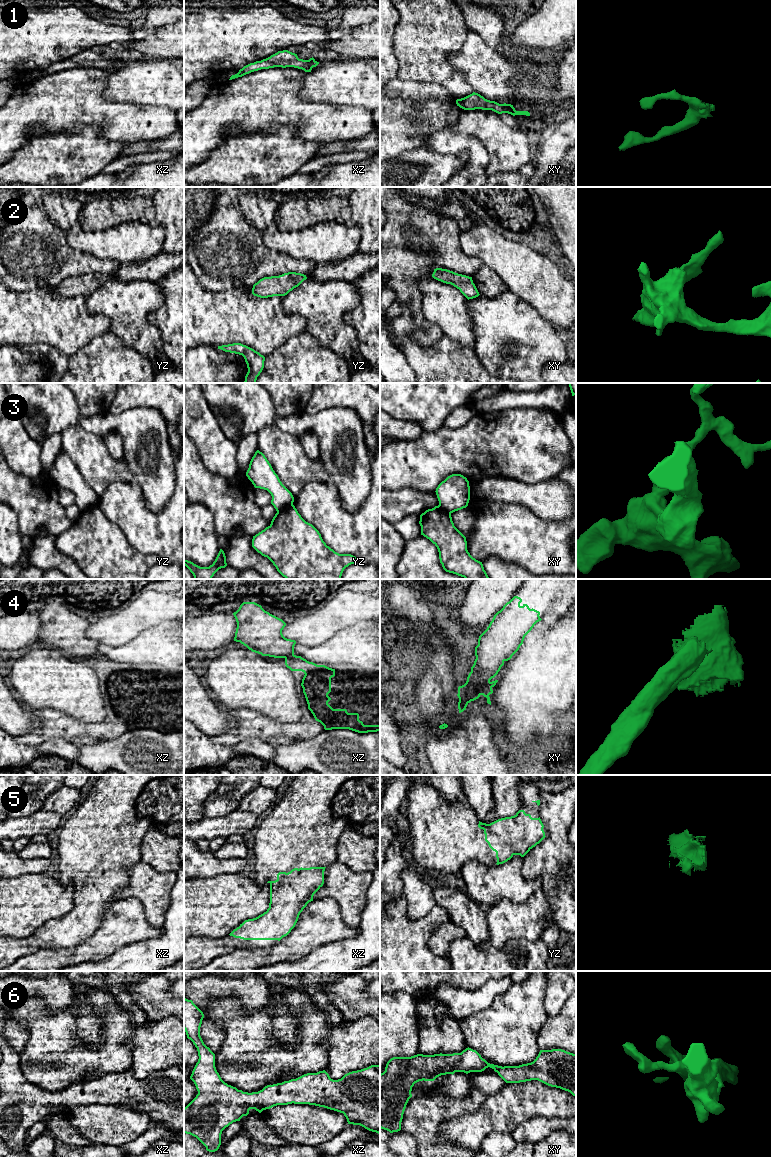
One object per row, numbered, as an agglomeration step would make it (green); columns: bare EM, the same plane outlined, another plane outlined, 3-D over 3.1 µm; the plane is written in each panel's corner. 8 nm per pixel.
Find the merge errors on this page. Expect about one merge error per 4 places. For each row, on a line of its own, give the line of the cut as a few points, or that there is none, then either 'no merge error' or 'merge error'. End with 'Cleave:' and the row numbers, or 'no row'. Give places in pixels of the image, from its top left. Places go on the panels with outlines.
1: cut none; no merge error
2: cut none; no merge error
3: cut yz (292, 503), (277, 511); merge error
4: cut xy (490, 682), (481, 694); merge error
5: cut none; no merge error
6: cut none; no merge error
Cleave: 3, 4

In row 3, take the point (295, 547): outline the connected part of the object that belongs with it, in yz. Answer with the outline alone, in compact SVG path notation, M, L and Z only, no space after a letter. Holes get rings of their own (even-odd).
M293 504L277 511L271 524L253 536L252 547L262 556L267 557L286 579L341 579L344 569L358 562L355 556L339 554L327 546L319 531L301 517Z

